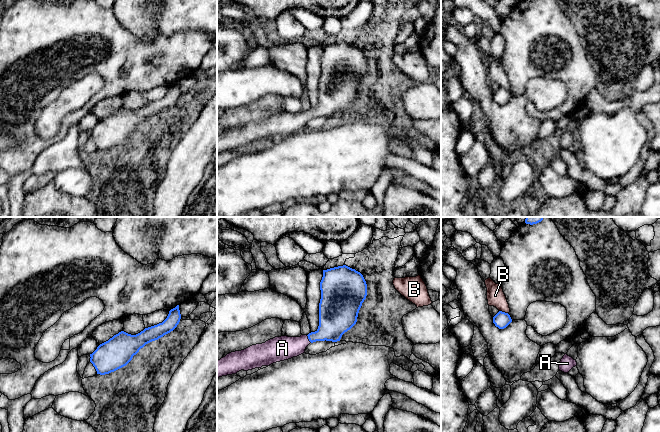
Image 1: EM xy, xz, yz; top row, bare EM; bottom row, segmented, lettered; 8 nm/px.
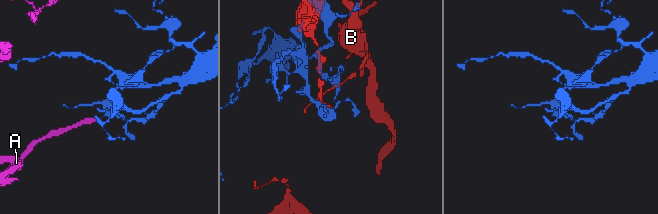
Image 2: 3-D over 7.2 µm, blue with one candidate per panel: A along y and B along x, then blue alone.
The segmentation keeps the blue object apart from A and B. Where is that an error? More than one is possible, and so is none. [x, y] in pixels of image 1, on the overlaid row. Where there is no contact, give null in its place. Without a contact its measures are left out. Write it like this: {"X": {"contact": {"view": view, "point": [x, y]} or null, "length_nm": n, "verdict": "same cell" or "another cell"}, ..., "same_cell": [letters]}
{"A": {"contact": {"view": "xz", "point": [308, 338]}, "length_nm": 80, "verdict": "same cell"}, "B": {"contact": {"view": "yz", "point": [504, 312]}, "length_nm": 90, "verdict": "another cell"}, "same_cell": ["A"]}

